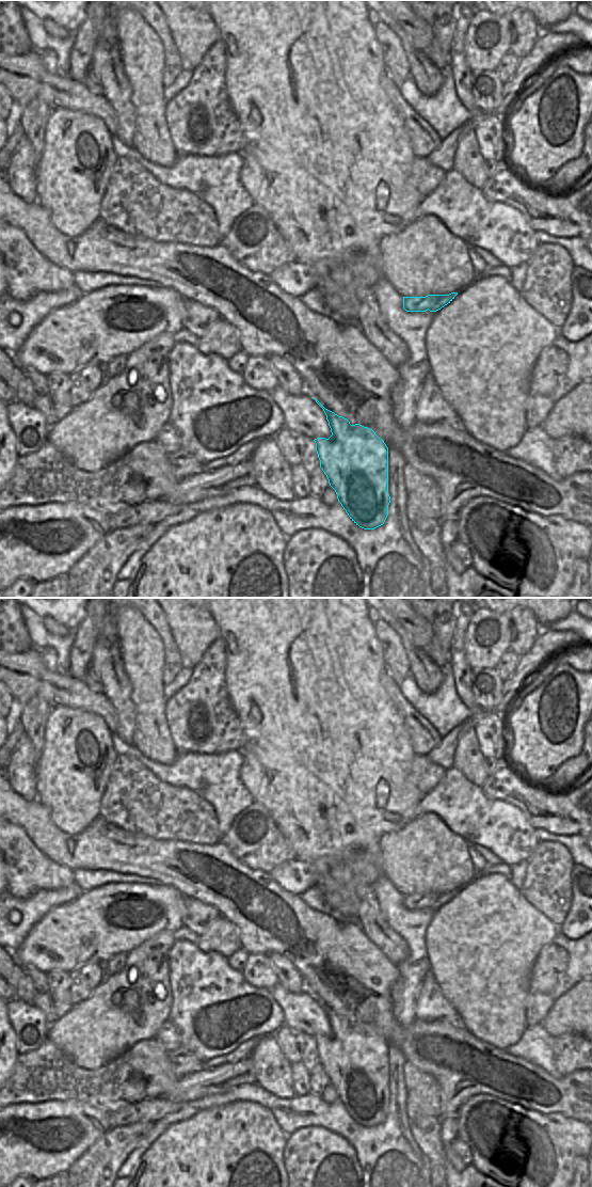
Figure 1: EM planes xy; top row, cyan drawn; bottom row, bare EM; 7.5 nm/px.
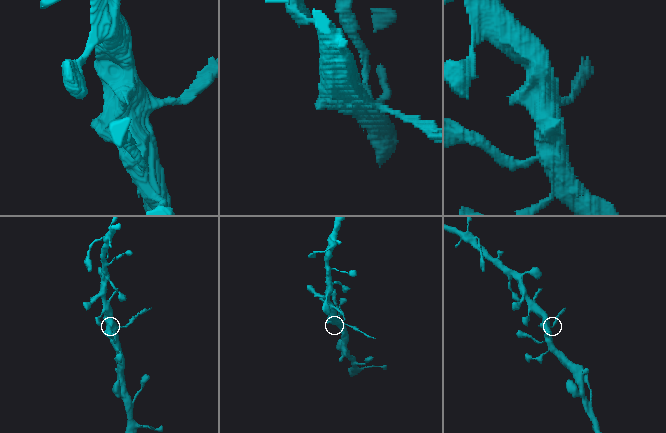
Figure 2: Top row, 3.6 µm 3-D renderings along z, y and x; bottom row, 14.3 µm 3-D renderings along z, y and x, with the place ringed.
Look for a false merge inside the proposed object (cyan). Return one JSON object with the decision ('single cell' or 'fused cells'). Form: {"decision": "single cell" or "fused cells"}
{"decision": "fused cells"}

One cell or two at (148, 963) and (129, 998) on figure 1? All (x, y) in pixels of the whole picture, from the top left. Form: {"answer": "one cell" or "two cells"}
{"answer": "one cell"}

